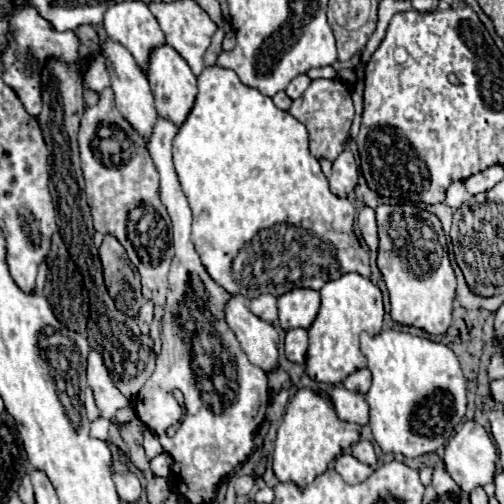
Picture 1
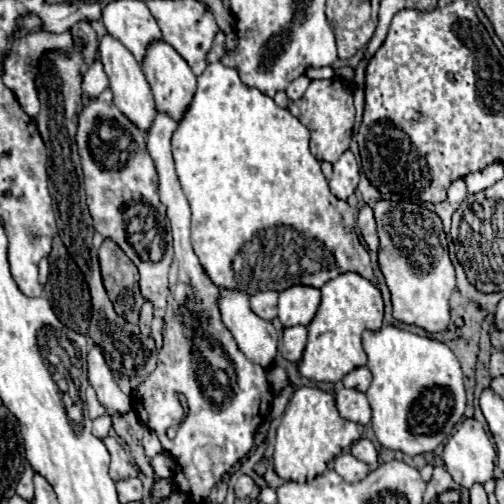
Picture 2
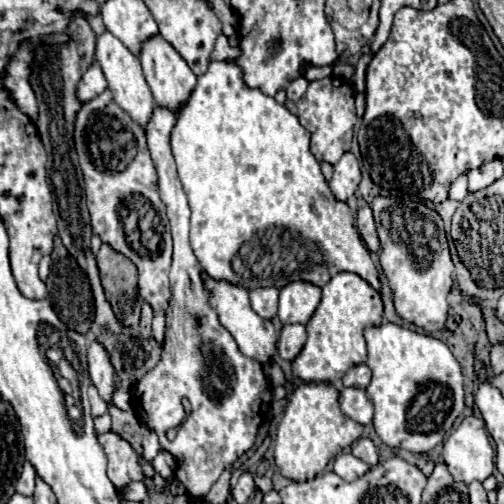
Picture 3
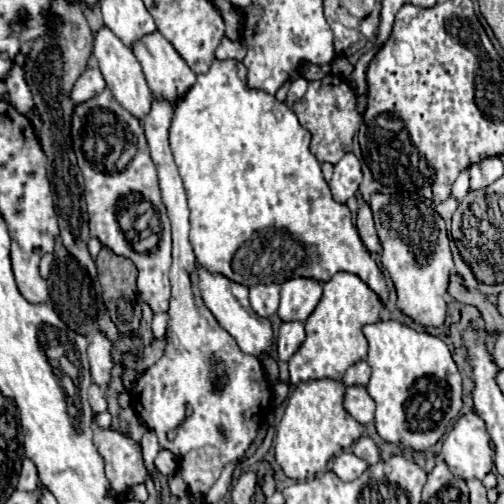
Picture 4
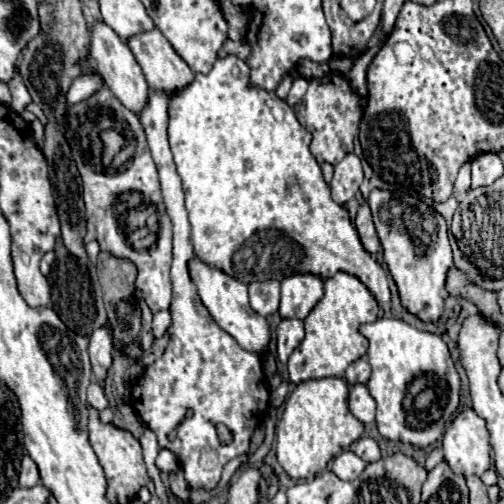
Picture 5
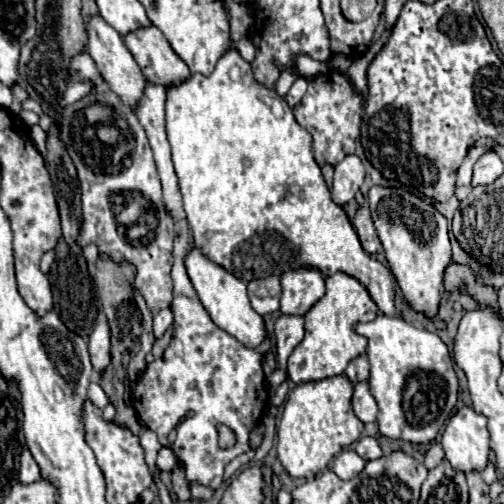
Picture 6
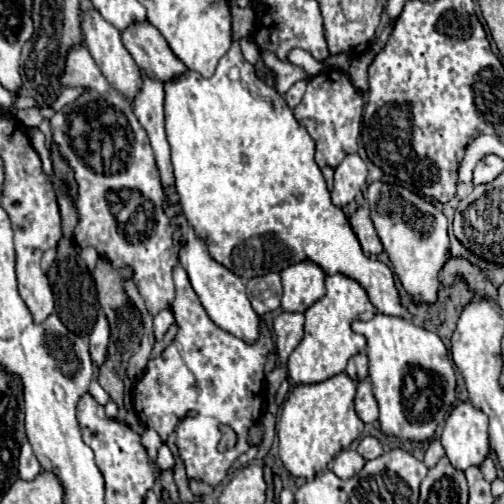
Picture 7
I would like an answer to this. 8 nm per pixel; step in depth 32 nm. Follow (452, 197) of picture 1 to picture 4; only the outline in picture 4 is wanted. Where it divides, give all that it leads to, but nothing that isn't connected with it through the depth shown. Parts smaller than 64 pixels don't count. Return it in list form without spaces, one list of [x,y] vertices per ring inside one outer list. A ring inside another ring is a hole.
[[[464,170],[456,182],[452,184],[452,196],[454,198],[464,198],[468,194],[468,170]]]

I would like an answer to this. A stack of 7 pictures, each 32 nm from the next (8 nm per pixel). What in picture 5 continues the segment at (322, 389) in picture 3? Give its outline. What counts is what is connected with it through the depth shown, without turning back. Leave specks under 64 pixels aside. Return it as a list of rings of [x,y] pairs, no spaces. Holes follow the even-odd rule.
[[[322,378],[322,380],[308,380],[298,384],[292,394],[286,400],[286,408],[282,414],[282,420],[276,426],[276,460],[284,468],[284,472],[294,478],[312,478],[320,470],[326,468],[328,460],[332,460],[336,454],[350,448],[354,440],[358,440],[364,434],[364,424],[352,416],[352,412],[346,406],[348,400],[348,384],[342,378]]]

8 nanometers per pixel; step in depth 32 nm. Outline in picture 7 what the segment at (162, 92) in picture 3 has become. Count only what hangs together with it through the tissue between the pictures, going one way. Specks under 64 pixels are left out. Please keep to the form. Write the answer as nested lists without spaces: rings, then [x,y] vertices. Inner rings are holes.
[[[136,24],[122,32],[122,42],[132,54],[142,72],[148,72],[152,80],[168,82],[188,72],[182,60],[170,50],[166,38],[152,24]]]

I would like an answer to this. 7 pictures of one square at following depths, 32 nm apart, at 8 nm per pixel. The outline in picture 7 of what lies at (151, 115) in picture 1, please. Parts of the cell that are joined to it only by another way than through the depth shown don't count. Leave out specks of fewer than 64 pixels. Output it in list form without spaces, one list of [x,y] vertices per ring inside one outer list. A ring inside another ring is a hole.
[[[96,10],[82,14],[82,30],[84,30],[84,46],[92,54],[98,68],[102,70],[104,78],[112,84],[112,88],[116,88],[116,92],[120,92],[128,102],[132,102],[132,96],[136,96],[136,88],[140,88],[140,68],[136,66],[130,52],[124,48],[120,32],[110,22],[106,22]]]

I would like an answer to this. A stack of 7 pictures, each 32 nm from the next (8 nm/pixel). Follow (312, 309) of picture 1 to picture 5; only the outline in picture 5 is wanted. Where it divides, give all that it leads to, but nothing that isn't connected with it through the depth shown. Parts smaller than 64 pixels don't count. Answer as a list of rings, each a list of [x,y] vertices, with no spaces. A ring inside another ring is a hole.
[[[294,274],[282,280],[280,316],[304,320],[324,294],[322,278],[314,274]]]

